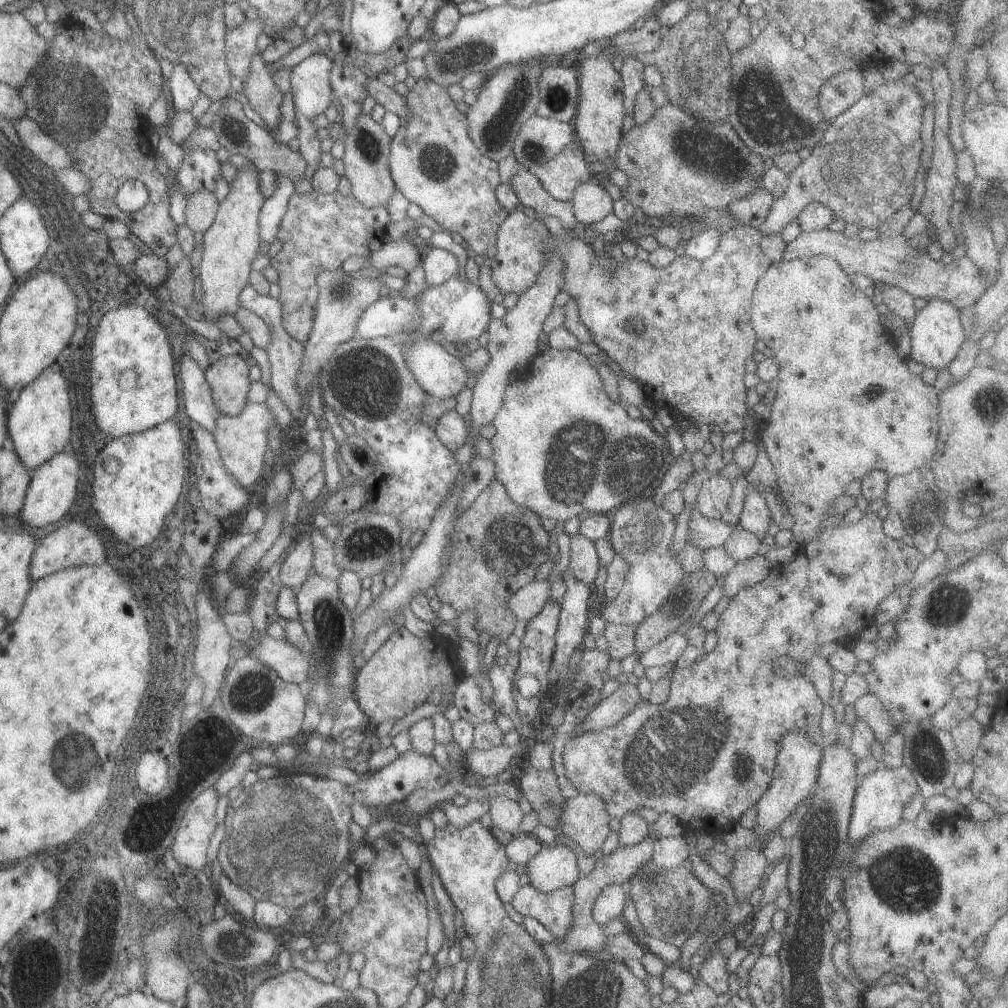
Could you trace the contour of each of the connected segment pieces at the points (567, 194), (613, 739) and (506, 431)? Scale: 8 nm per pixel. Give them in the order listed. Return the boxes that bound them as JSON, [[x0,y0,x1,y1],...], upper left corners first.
[[532,140,594,201],[562,714,635,819],[488,348,663,522]]

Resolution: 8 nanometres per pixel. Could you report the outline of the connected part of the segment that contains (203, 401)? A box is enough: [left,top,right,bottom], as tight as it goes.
[179,352,219,432]

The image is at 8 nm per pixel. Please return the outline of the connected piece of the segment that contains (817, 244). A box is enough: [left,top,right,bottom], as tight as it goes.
[781,227,990,310]

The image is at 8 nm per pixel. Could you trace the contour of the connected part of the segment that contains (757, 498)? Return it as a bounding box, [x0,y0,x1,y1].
[737,485,770,540]

